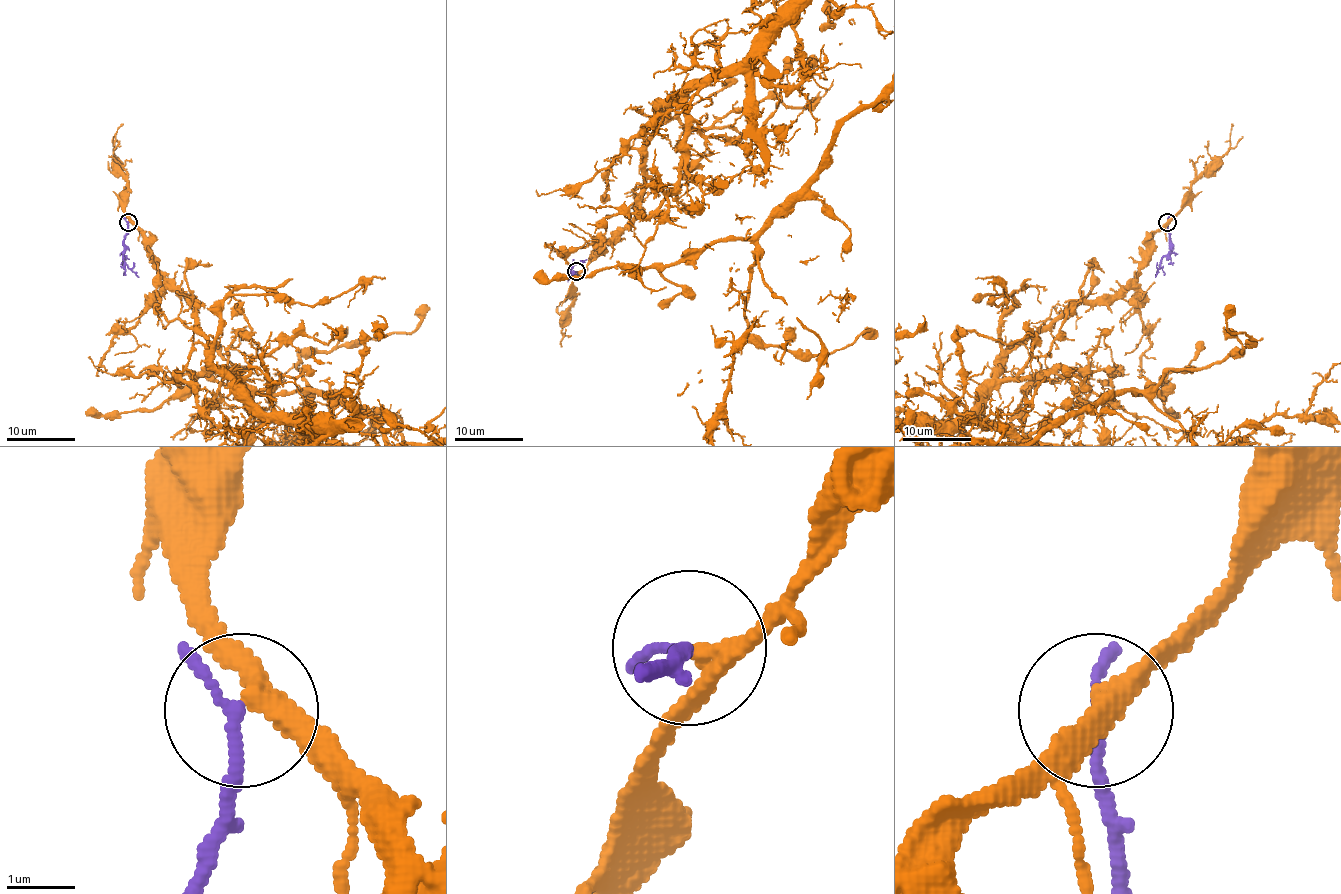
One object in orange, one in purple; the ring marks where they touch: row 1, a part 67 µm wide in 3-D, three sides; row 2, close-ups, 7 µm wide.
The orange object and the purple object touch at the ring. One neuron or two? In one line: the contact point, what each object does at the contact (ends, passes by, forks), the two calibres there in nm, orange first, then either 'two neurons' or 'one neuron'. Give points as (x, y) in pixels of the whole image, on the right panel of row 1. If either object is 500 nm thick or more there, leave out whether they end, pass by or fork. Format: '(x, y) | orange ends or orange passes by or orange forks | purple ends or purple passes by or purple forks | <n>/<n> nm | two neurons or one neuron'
(1167, 222) | orange passes by | purple passes by | 300/150 nm | one neuron

